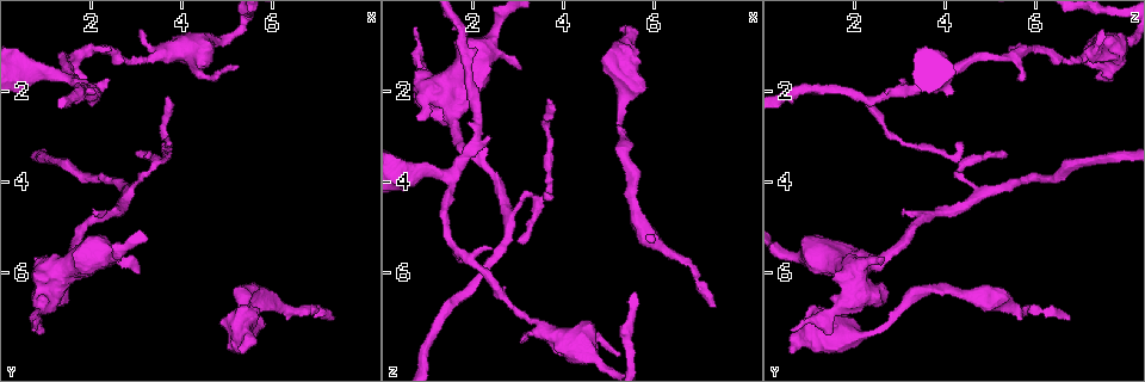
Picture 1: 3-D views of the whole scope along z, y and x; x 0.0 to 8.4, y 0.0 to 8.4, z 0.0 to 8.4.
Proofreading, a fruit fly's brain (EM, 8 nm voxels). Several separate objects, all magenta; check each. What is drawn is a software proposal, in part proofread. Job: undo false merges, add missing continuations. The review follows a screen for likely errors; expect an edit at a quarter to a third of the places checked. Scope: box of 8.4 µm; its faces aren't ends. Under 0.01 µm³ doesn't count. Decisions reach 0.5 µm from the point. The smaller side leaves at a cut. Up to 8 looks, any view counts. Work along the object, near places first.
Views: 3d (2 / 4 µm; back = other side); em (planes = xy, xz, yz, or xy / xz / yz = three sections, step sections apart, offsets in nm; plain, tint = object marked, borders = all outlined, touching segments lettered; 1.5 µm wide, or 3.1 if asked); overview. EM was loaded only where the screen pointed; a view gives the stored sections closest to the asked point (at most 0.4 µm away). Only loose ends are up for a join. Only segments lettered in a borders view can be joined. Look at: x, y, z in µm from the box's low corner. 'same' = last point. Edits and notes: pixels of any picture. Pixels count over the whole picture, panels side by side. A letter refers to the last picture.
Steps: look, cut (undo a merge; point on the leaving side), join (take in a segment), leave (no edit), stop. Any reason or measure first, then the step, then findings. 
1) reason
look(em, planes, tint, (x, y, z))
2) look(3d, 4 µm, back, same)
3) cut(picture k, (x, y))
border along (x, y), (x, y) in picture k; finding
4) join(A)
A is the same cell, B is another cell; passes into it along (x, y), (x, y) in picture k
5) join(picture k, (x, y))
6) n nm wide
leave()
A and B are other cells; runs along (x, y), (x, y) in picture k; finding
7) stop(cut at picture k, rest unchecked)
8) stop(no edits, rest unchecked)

look(em, planes, tint, (7.35, 7.00, 6.70))

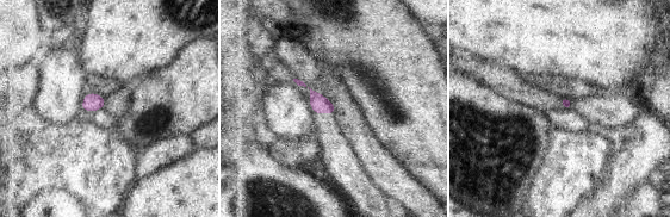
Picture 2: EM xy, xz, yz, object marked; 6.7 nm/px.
see the neighbours
look(em, planes, borders, same)

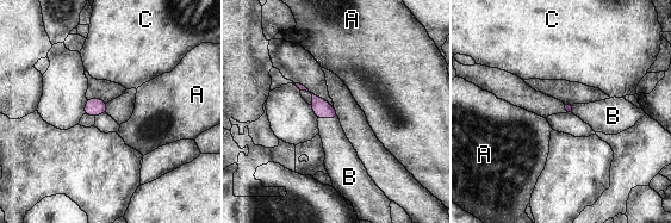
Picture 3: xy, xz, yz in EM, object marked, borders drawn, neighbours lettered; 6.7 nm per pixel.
B touches over 140 nm
join(B)
B is the same cell, A and C are other cells; it goes on there

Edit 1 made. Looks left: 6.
look(overview)

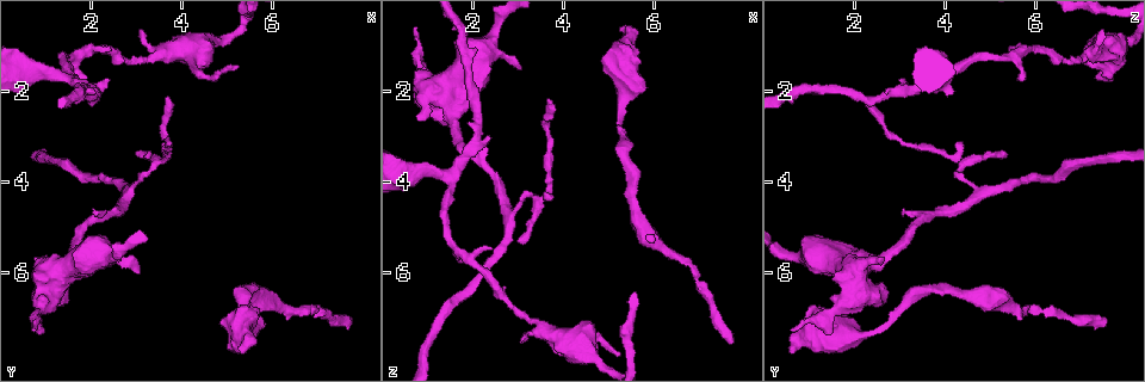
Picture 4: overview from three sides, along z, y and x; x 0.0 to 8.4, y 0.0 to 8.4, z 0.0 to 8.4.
tapers out
look(3d, 2 µm, (1.85, 1.80, 5.60))

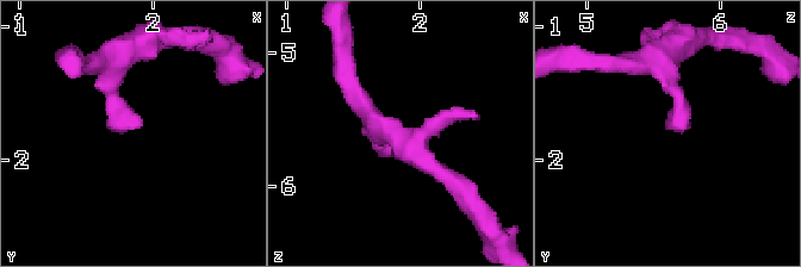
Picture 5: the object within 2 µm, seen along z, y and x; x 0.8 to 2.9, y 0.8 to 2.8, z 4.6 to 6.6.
shape alone is not enough
look(em, planes, borders, (1.90, 1.76, 5.58))

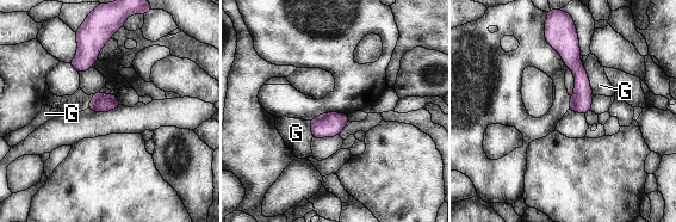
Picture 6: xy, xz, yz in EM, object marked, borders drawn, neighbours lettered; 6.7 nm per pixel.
leave()
G is another cell; runs along (556, 44), (580, 71), (584, 110) in picture 6; no lettered segment goes on from it

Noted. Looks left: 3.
arms part here
look(em, xz, step 4, borders, (4.30, 1.45, 7.50))

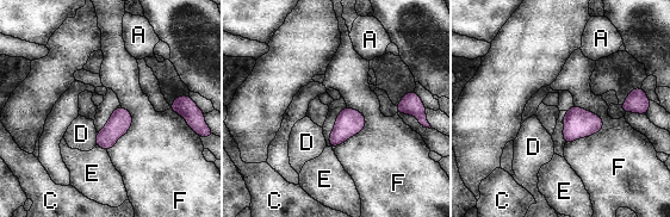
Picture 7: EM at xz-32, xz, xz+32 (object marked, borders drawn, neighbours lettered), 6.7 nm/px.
leave()
A, C, D, E and F are other cells; border along (98, 132), (95, 144) in picture 7; all the same cell

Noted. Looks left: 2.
stop(join at picture 3, rest unchecked)

